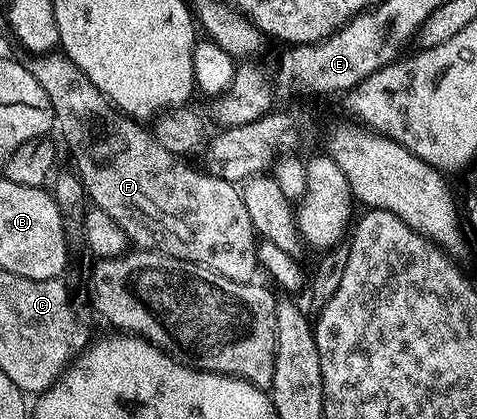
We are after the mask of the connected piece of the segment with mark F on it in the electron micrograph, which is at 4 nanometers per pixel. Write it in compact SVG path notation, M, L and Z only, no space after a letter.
M61 51L34 55L29 58L30 74L44 87L50 105L54 109L54 125L62 132L66 145L74 149L74 161L78 178L84 183L84 191L89 204L102 209L124 231L127 242L134 241L139 250L163 253L165 257L174 257L178 261L190 261L214 273L224 275L224 279L236 283L251 283L254 273L259 272L256 234L252 219L248 219L248 207L244 207L239 186L233 181L226 181L213 172L201 173L193 169L189 160L177 153L168 151L160 144L157 136L146 129L141 129L133 117L119 113L109 99L98 90Z

